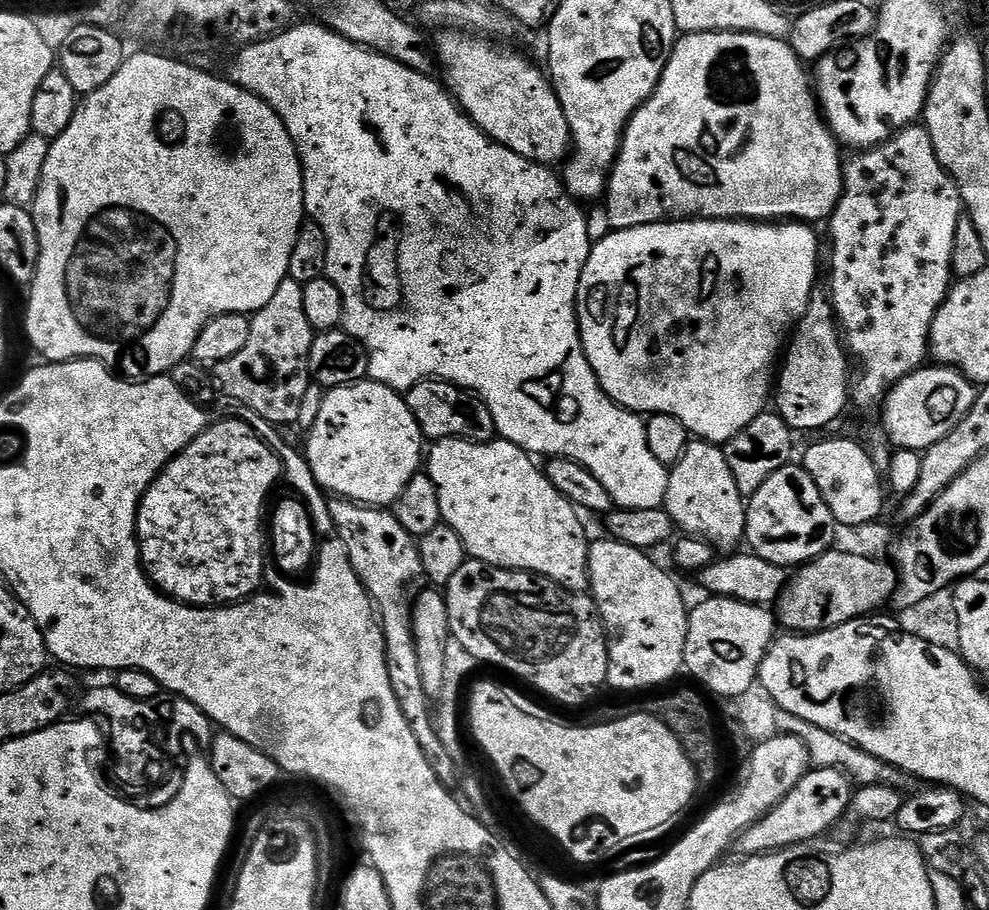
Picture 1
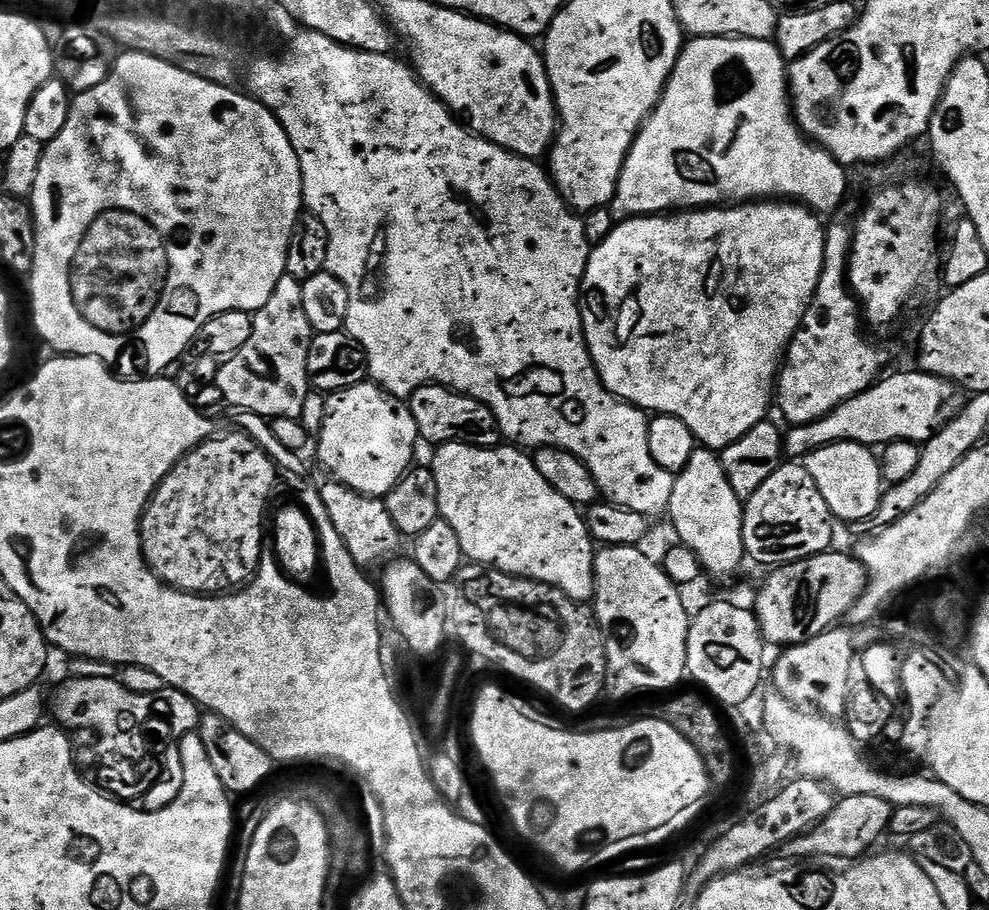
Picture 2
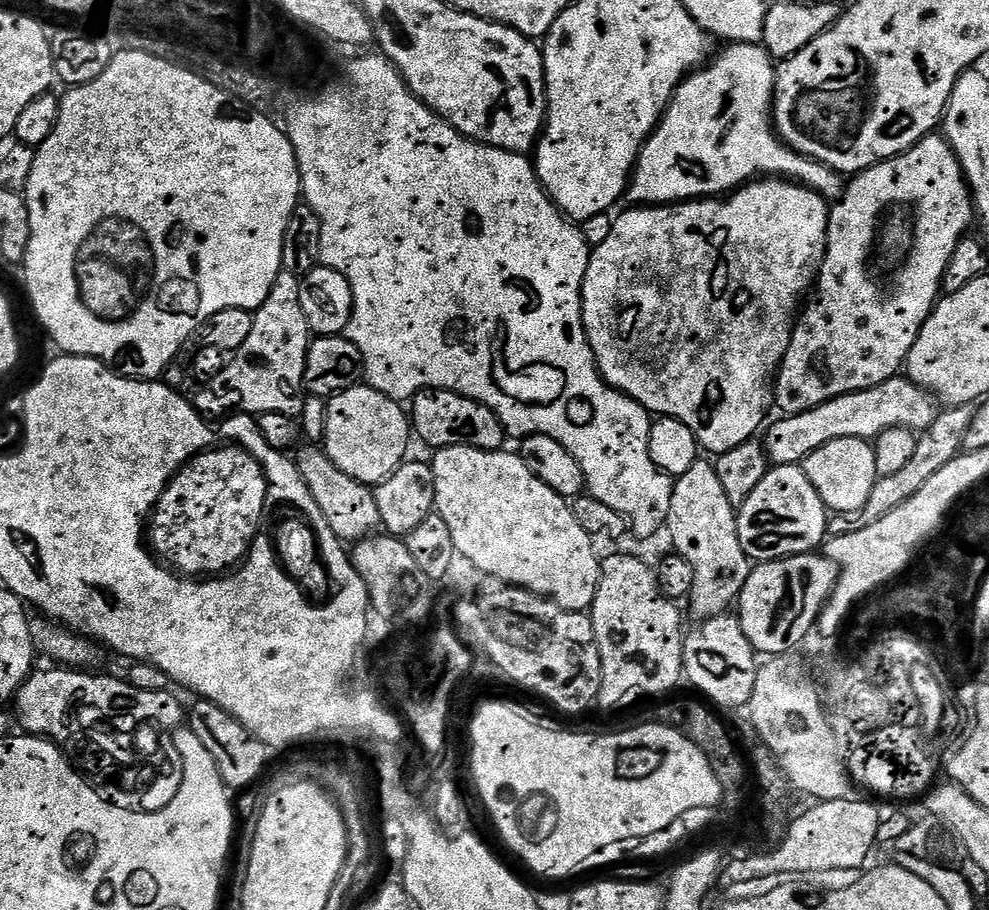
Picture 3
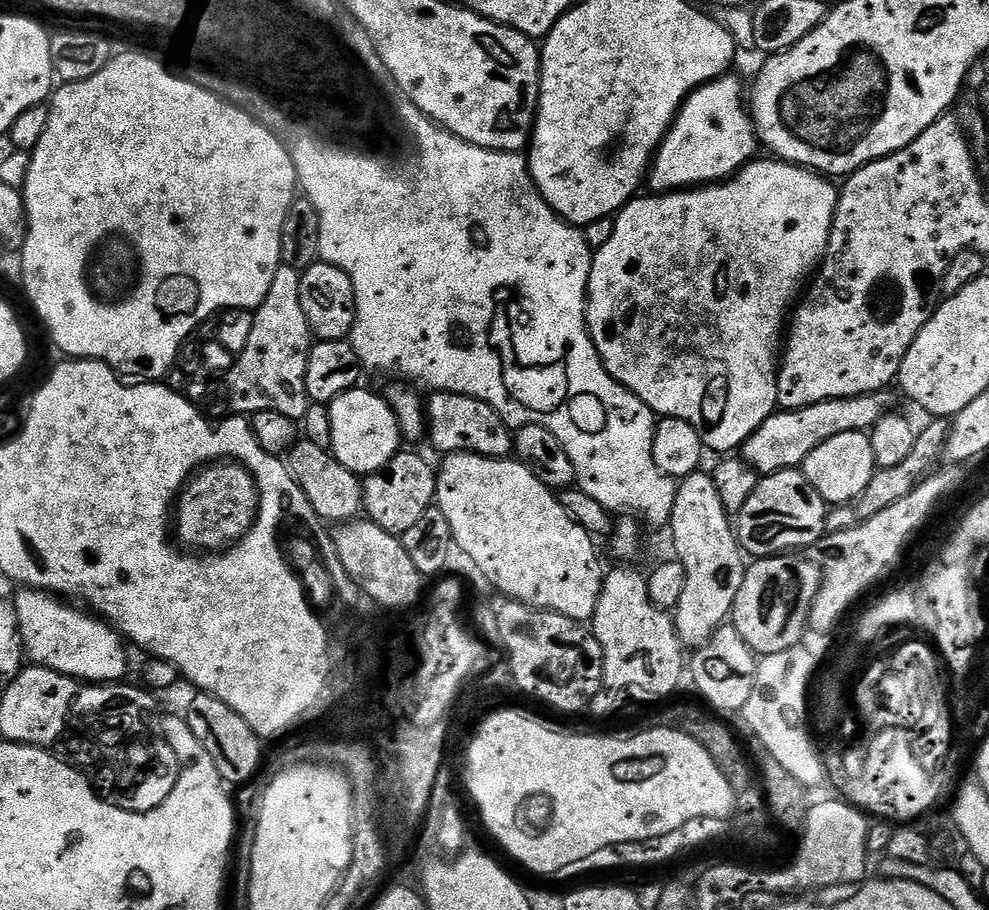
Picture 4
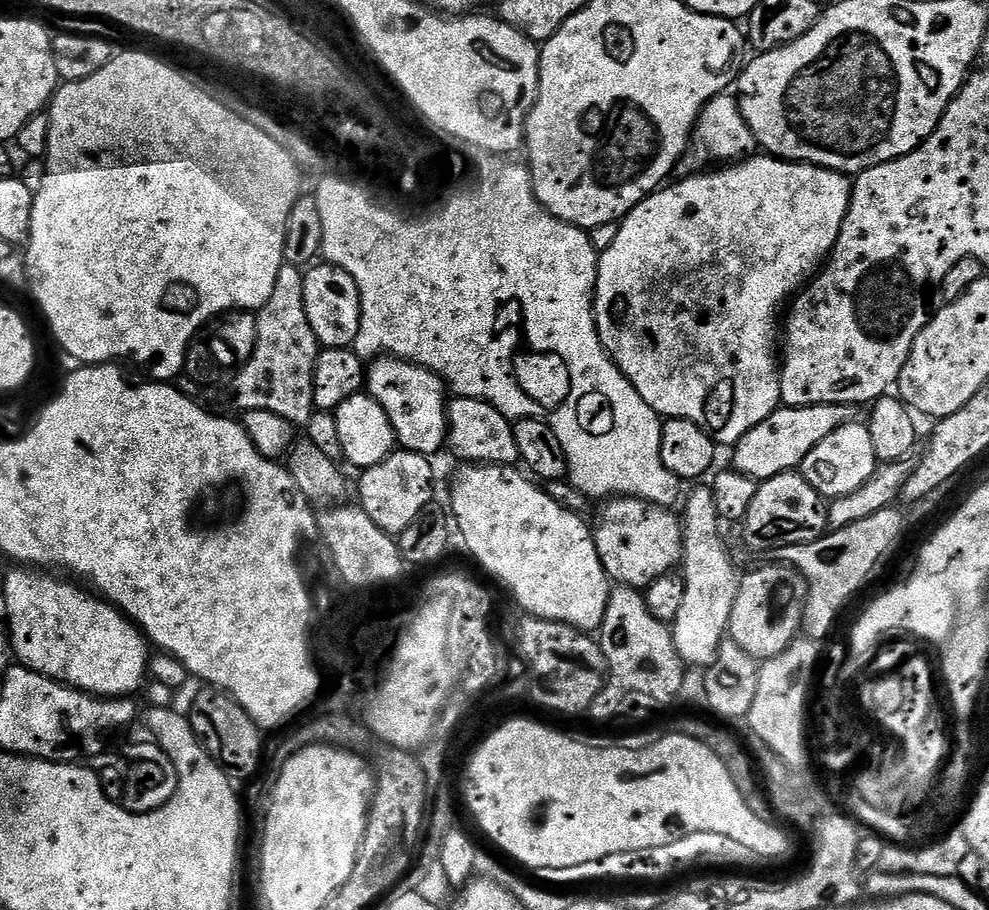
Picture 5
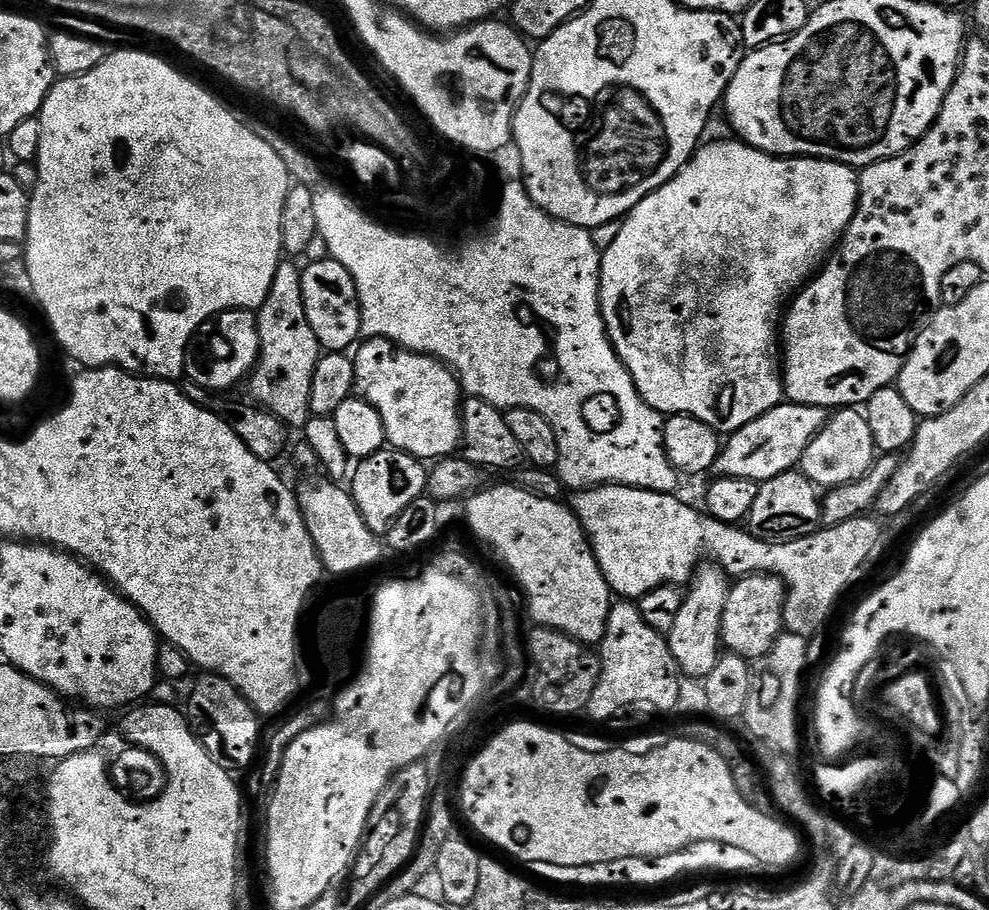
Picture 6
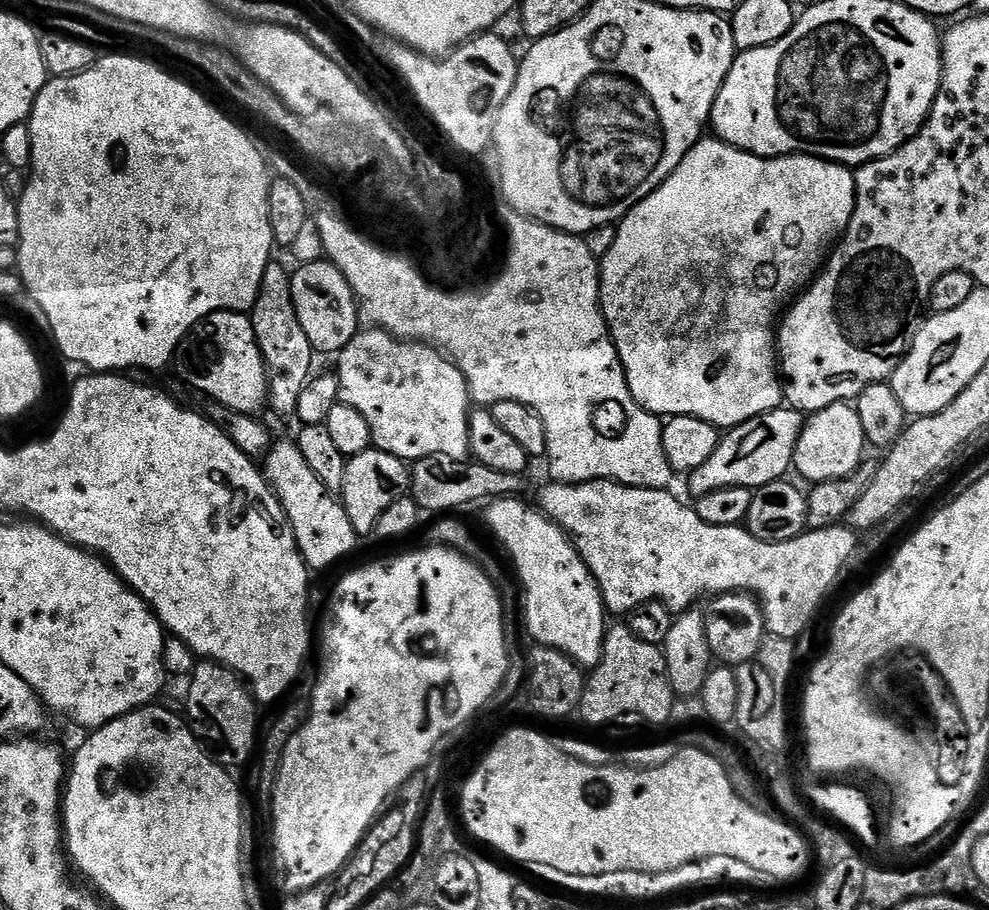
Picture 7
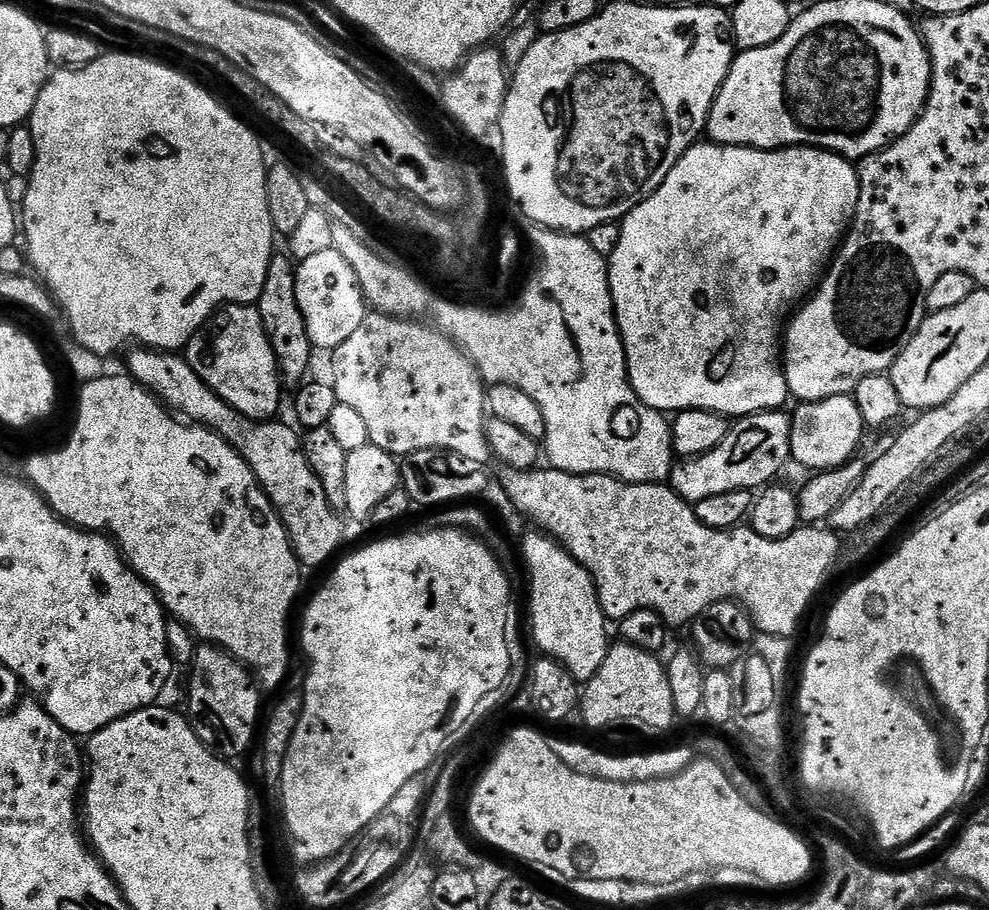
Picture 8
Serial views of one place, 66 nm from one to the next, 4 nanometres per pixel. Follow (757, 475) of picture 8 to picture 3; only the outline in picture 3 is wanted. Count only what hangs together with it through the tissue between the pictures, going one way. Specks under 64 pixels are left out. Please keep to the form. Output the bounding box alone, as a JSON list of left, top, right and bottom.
[767,374,938,465]

